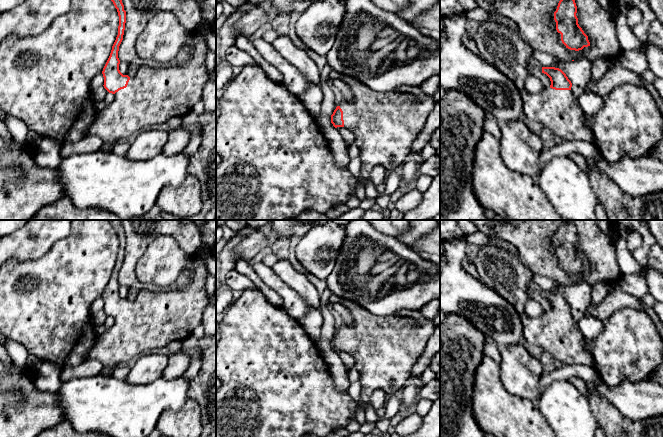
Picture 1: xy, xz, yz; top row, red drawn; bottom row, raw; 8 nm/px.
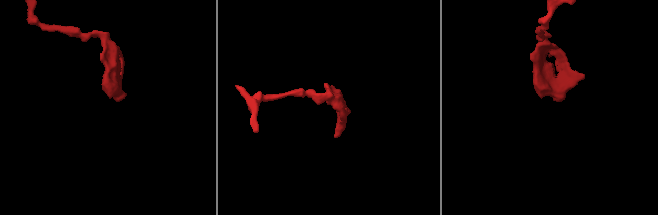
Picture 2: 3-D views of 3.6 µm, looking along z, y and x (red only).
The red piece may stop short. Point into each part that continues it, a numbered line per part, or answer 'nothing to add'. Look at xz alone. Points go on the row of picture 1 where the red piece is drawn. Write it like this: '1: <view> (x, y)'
1: xz (385, 124)

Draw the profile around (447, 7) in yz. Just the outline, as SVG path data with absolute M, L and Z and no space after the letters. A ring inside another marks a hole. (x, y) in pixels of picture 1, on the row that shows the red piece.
M440 0L440 17L445 19L449 15L466 13L479 7L475 0Z

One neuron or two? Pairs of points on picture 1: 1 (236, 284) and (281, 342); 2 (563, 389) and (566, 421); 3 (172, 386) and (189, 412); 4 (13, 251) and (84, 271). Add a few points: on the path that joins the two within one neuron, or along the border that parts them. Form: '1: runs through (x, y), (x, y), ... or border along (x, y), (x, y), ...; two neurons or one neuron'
1: border along (255, 289), (245, 289), (242, 291); two neurons
2: runs through (563, 397), (563, 407), (566, 413); one neuron
3: border along (189, 397), (179, 409), (165, 410), (162, 413); two neurons
4: border along (55, 242), (44, 254), (36, 258), (14, 260); two neurons

